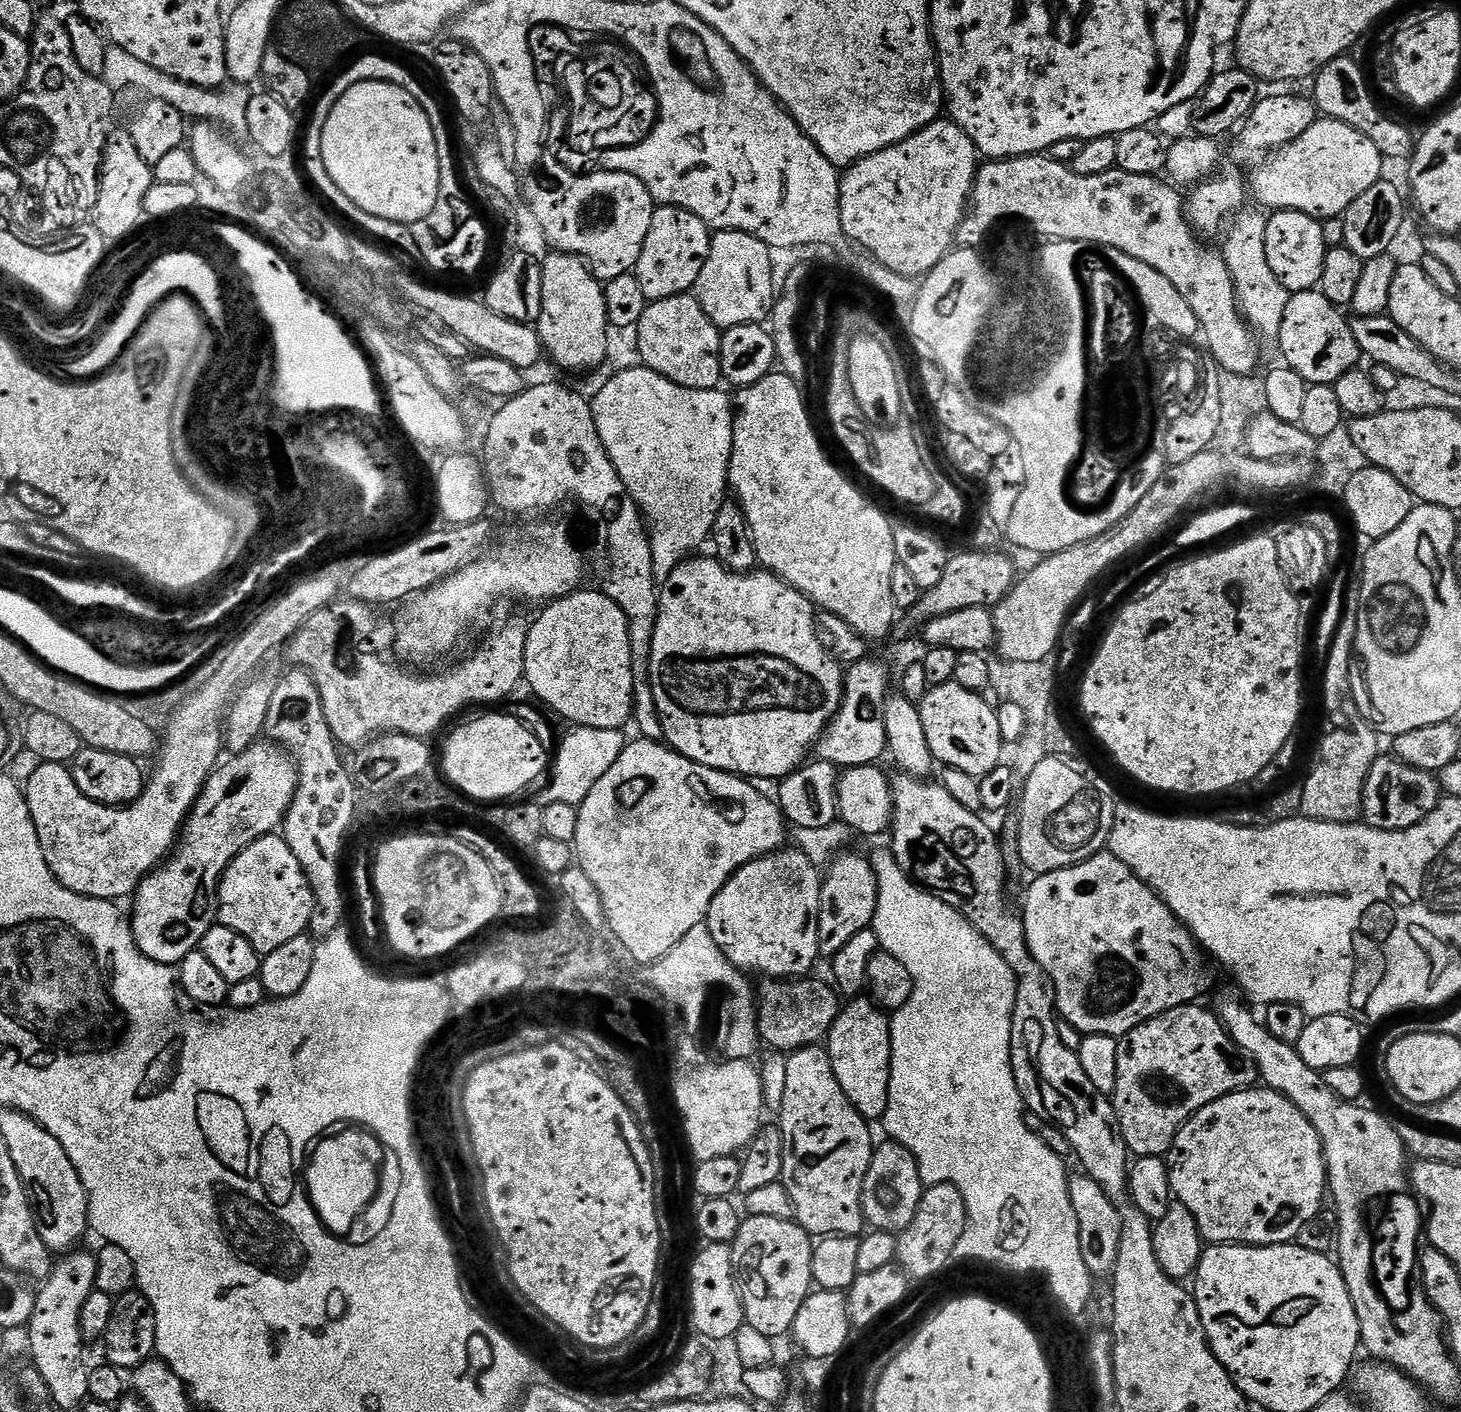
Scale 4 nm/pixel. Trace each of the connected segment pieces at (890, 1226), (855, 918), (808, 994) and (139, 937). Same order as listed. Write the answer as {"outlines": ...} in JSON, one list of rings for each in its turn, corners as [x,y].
{"outlines":[[[[895,1142],[875,1145],[869,1172],[865,1176],[863,1192],[864,1219],[875,1231],[897,1234],[910,1226],[918,1210],[920,1195],[926,1185],[920,1181],[920,1171],[915,1156]]],[[[860,852],[839,853],[827,865],[827,875],[820,886],[820,917],[818,918],[818,934],[820,935],[820,951],[825,957],[831,958],[862,930],[872,927],[872,919],[878,908],[878,886],[876,872],[872,861]]],[[[768,978],[763,982],[764,996],[762,992],[762,1036],[768,1040],[769,1049],[777,1053],[791,1054],[802,1048],[819,1045],[827,1037],[828,1032],[834,1026],[842,1007],[841,997],[831,983],[823,984],[813,978]]],[[[258,742],[231,759],[208,777],[184,822],[178,847],[134,893],[136,909],[130,919],[136,946],[159,964],[179,966],[186,954],[199,949],[202,938],[218,923],[218,889],[228,864],[250,842],[273,835],[295,798],[297,765],[279,744]]]]}

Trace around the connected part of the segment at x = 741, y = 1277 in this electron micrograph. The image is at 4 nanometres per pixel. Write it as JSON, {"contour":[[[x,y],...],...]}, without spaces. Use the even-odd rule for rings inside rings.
{"contour":[[[748,1216],[741,1223],[735,1241],[732,1244],[732,1258],[736,1261],[736,1283],[740,1290],[740,1300],[744,1303],[744,1322],[750,1327],[758,1330],[759,1333],[771,1338],[778,1336],[787,1337],[791,1333],[794,1326],[794,1318],[798,1318],[798,1310],[802,1310],[802,1302],[806,1302],[809,1292],[813,1291],[814,1285],[812,1282],[812,1246],[813,1237],[806,1230],[797,1224],[795,1219],[783,1220],[782,1218],[758,1218],[757,1216]]]}

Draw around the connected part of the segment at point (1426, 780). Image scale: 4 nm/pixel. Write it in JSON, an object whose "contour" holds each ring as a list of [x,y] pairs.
{"contour":[[[1384,754],[1376,759],[1366,778],[1362,820],[1371,828],[1381,828],[1387,832],[1404,832],[1410,826],[1422,822],[1440,805],[1442,789],[1439,779],[1433,773],[1423,772],[1391,755],[1388,756]]]}

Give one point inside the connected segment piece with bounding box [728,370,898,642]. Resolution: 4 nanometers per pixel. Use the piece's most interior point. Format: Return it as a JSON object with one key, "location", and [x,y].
{"location":[811,527]}

